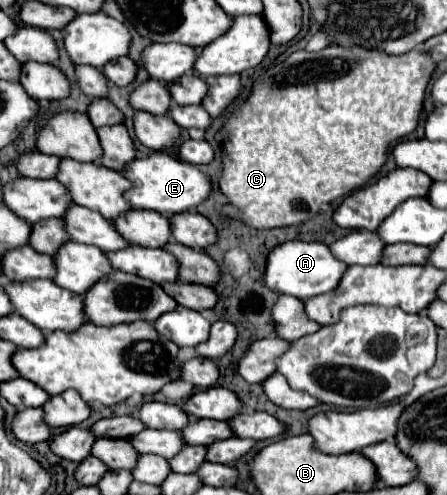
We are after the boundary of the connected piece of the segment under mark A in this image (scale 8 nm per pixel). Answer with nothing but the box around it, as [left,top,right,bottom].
[264,240,348,300]

